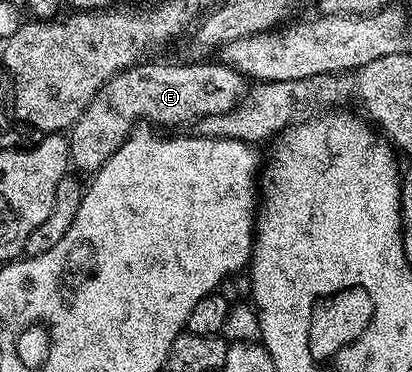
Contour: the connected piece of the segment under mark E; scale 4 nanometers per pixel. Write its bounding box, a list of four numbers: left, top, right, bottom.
[70,60,250,172]

